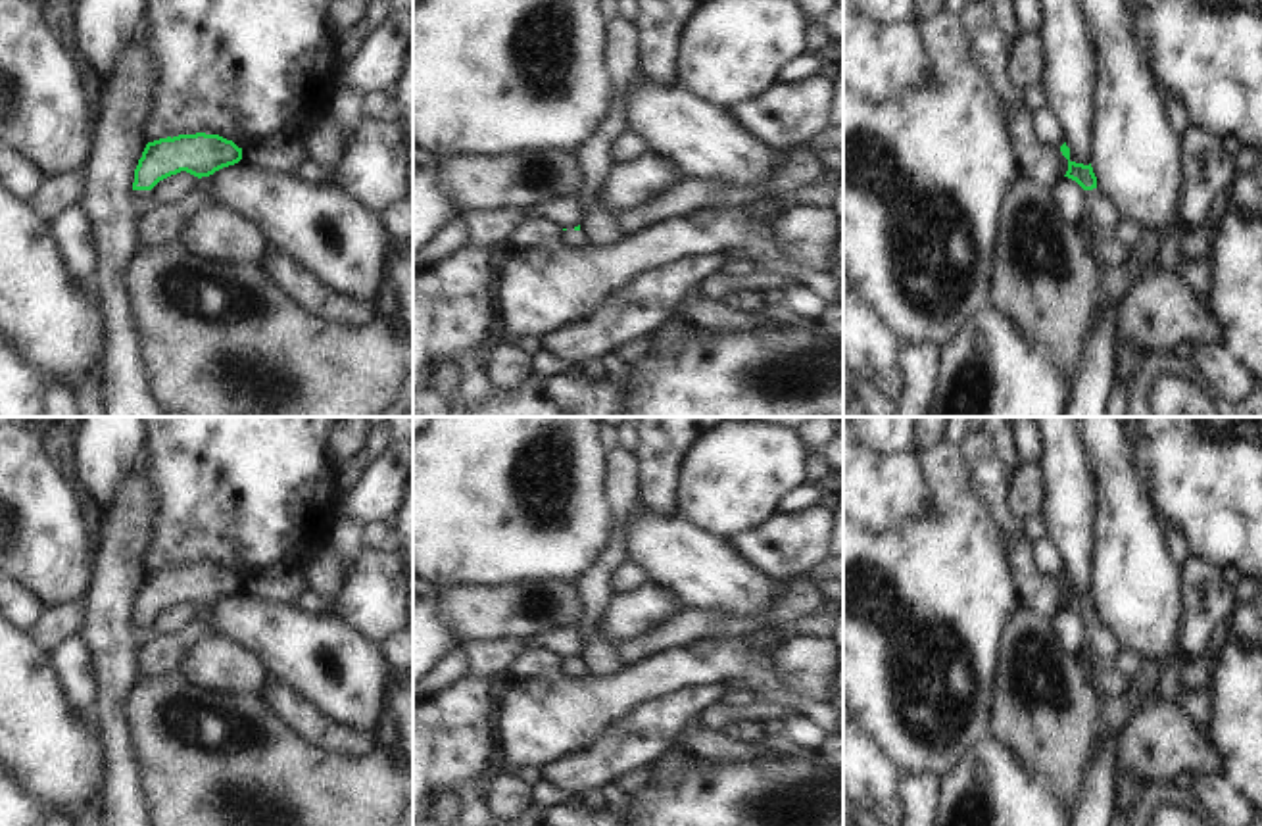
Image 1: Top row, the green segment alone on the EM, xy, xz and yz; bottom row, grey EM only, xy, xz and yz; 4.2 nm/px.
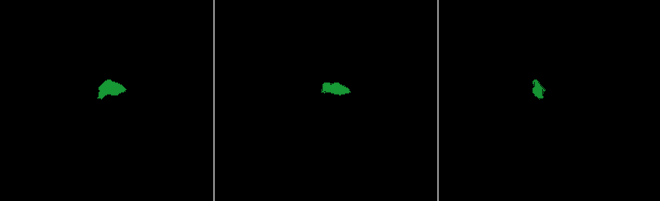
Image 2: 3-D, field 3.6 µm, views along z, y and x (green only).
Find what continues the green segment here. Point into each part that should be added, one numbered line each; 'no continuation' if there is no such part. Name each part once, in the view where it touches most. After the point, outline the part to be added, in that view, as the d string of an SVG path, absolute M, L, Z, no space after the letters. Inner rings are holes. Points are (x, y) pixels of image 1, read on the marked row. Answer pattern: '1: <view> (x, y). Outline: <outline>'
1: xy (141, 198). Outline: M133 190L133 206L140 215L154 202L150 190Z

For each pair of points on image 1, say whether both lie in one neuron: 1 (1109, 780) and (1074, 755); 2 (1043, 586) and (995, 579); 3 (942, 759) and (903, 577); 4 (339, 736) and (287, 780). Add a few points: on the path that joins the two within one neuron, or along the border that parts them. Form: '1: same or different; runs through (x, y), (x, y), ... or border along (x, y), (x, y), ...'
1: different; border along (1116, 738), (1097, 742), (1082, 798), (1074, 805)
2: different; border along (1001, 538), (1020, 604)
3: same; runs through (972, 713), (978, 675), (969, 644), (949, 621)
4: different; border along (287, 723), (333, 753), (362, 757), (369, 750)

